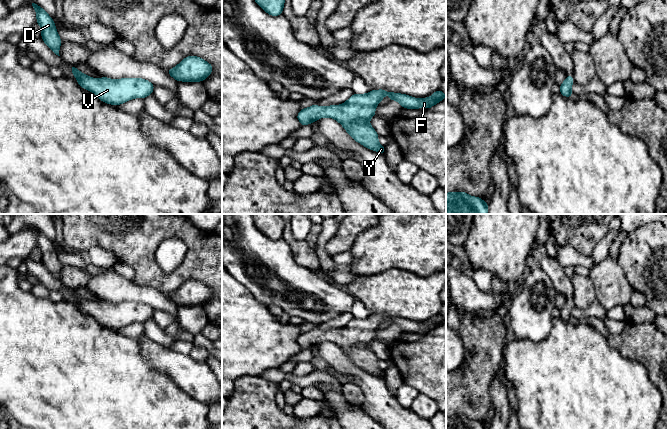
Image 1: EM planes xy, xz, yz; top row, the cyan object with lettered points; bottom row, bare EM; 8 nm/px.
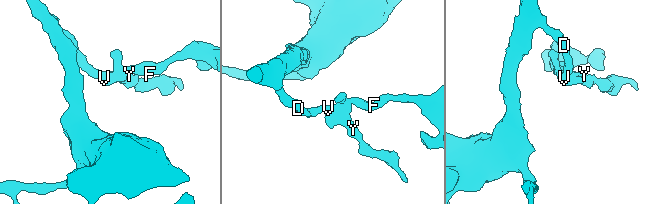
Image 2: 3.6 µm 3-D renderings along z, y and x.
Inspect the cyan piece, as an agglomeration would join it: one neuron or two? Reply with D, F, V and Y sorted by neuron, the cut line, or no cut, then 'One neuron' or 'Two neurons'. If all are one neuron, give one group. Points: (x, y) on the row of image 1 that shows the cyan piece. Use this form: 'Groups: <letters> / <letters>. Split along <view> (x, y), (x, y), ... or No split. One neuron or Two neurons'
Groups: D F V Y. No split. One neuron

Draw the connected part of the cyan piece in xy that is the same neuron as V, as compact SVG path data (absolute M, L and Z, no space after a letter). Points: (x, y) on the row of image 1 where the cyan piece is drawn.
M71 65L71 72L82 88L92 91L105 103L120 105L133 98L145 98L151 95L154 85L142 78L123 78L113 80L101 77L99 80L89 77Z

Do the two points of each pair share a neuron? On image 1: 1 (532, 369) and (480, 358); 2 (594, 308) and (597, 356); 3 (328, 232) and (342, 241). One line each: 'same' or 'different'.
1: different
2: different
3: different

